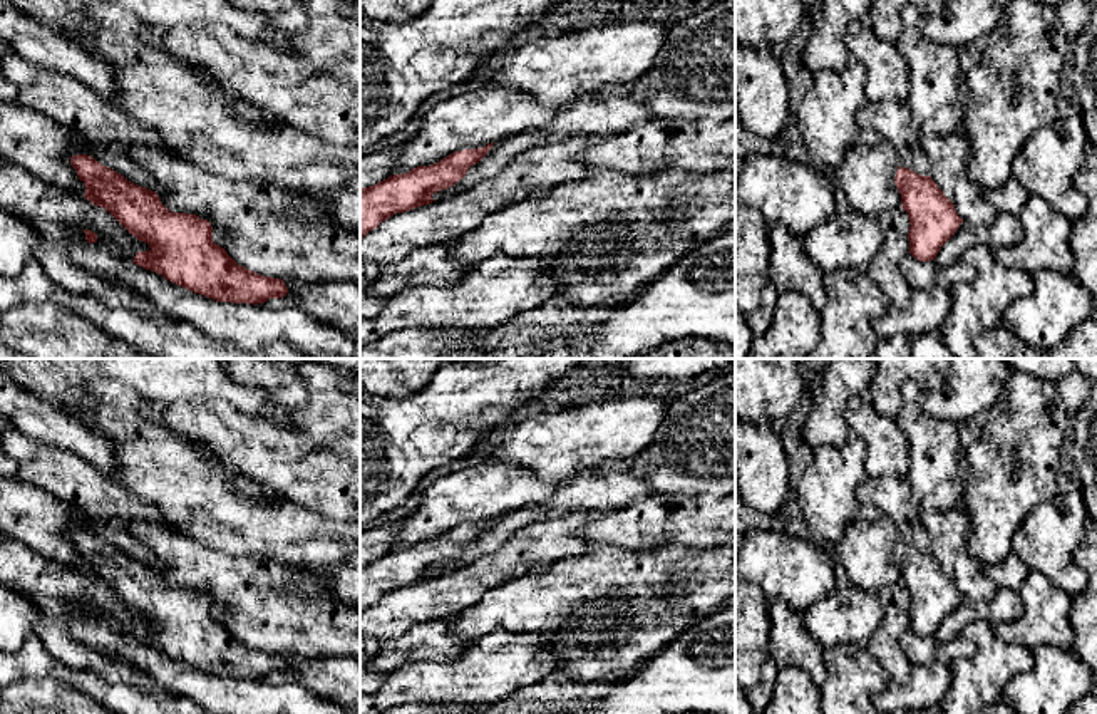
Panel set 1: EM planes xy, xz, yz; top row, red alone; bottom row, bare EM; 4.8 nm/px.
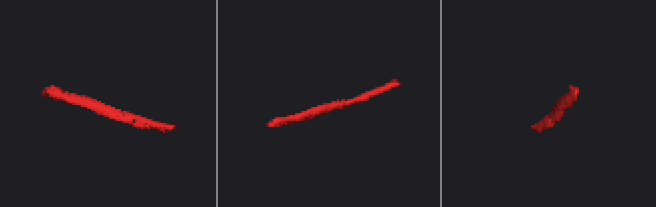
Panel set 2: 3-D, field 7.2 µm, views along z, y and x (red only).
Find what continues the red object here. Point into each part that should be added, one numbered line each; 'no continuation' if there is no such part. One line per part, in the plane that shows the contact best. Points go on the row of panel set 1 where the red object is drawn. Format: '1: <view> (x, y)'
no continuation

